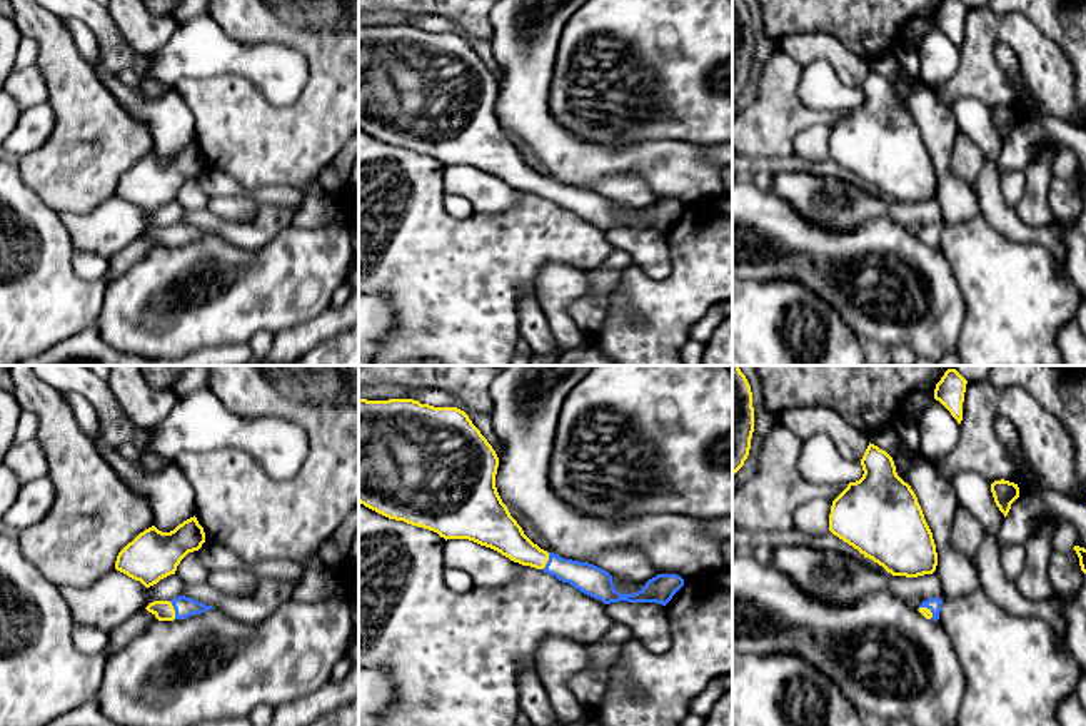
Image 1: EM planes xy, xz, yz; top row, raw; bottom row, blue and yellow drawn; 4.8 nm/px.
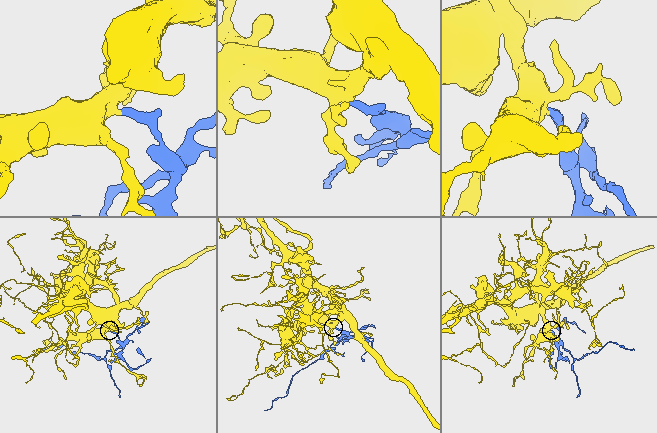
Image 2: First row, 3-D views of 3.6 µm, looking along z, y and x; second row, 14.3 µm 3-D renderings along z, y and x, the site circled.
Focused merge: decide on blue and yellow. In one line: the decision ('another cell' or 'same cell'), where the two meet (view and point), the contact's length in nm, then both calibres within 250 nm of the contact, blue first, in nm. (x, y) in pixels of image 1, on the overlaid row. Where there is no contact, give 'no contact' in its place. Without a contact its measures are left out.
same cell | xy (174, 608) | 90 nm | 100/100 nm

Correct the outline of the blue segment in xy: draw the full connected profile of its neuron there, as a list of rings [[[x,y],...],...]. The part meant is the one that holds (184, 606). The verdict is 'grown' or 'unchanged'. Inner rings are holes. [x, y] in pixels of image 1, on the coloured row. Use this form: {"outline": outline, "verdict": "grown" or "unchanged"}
{"outline": [[[178,596],[172,601],[153,601],[145,609],[152,613],[158,621],[173,621],[185,619],[194,614],[202,614],[215,608],[205,606],[192,597]]], "verdict": "grown"}

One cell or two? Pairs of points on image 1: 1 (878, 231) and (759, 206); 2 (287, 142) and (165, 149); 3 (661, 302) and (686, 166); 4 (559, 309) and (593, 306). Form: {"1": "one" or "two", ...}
{"1": "one", "2": "two", "3": "two", "4": "two"}

